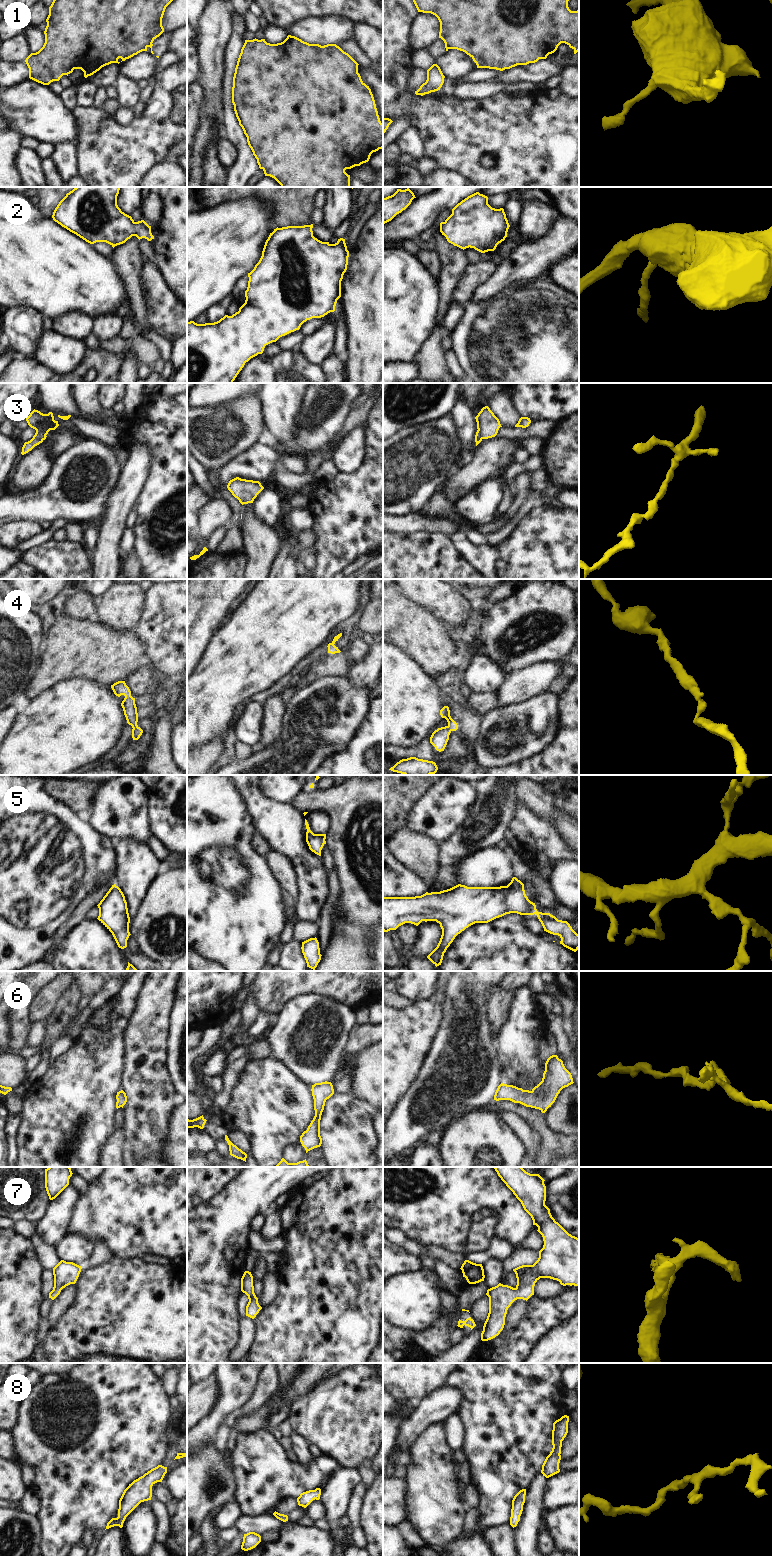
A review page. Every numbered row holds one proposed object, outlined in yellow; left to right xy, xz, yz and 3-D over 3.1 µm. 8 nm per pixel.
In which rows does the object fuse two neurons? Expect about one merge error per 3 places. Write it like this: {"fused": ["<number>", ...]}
{"fused": ["1"]}

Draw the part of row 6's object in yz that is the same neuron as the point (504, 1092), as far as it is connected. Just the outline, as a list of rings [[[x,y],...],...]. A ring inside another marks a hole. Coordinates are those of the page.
[[[552,1055],[545,1063],[542,1081],[531,1091],[501,1083],[495,1092],[494,1100],[510,1100],[545,1113],[560,1091],[573,1083],[572,1075],[563,1061],[557,1055]]]

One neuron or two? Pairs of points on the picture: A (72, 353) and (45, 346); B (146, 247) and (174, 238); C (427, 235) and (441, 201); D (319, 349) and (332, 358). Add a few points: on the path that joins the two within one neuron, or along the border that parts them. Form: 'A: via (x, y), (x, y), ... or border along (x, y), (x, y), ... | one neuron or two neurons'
A: via (65, 353), (59, 353), (52, 348) | one neuron
B: border along (151, 244), (153, 256) | two neurons
C: border along (447, 209), (444, 209), (435, 221), (418, 236) | two neurons
D: border along (332, 350), (319, 363) | two neurons

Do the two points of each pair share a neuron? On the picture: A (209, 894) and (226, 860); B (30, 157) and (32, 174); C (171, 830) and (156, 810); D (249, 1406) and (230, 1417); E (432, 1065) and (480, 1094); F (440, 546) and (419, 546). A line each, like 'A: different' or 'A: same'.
A: same
B: same
C: same
D: different
E: same
F: same

